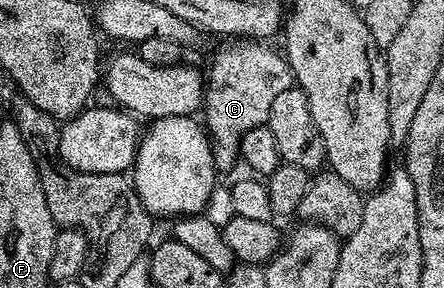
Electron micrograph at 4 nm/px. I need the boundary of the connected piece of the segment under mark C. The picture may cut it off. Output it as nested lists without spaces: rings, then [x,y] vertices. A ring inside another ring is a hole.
[[[233,40],[213,58],[213,67],[207,70],[207,89],[203,99],[204,125],[213,143],[213,158],[218,164],[237,162],[241,152],[241,137],[251,128],[259,128],[268,123],[271,116],[271,104],[278,98],[279,92],[294,89],[293,69],[280,49],[272,50],[265,40]]]

